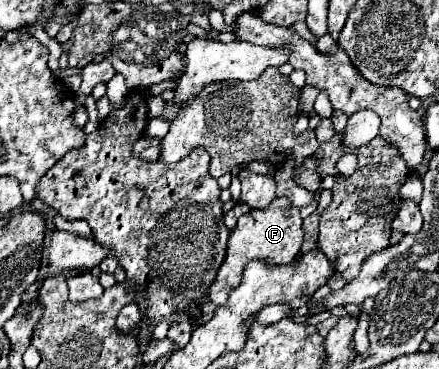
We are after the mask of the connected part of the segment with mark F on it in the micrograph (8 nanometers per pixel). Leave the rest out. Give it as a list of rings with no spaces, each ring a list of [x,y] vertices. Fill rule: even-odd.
[[[276,197],[266,209],[254,209],[248,215],[242,215],[238,219],[234,231],[230,233],[226,259],[220,265],[214,283],[196,301],[196,307],[200,311],[200,323],[208,321],[212,317],[212,311],[216,307],[220,307],[220,303],[226,303],[228,293],[232,291],[232,287],[238,287],[238,283],[242,279],[242,271],[250,261],[254,261],[254,259],[268,261],[268,265],[274,265],[274,267],[288,265],[300,251],[302,237],[304,237],[304,231],[302,231],[300,209],[294,209],[284,197]]]

